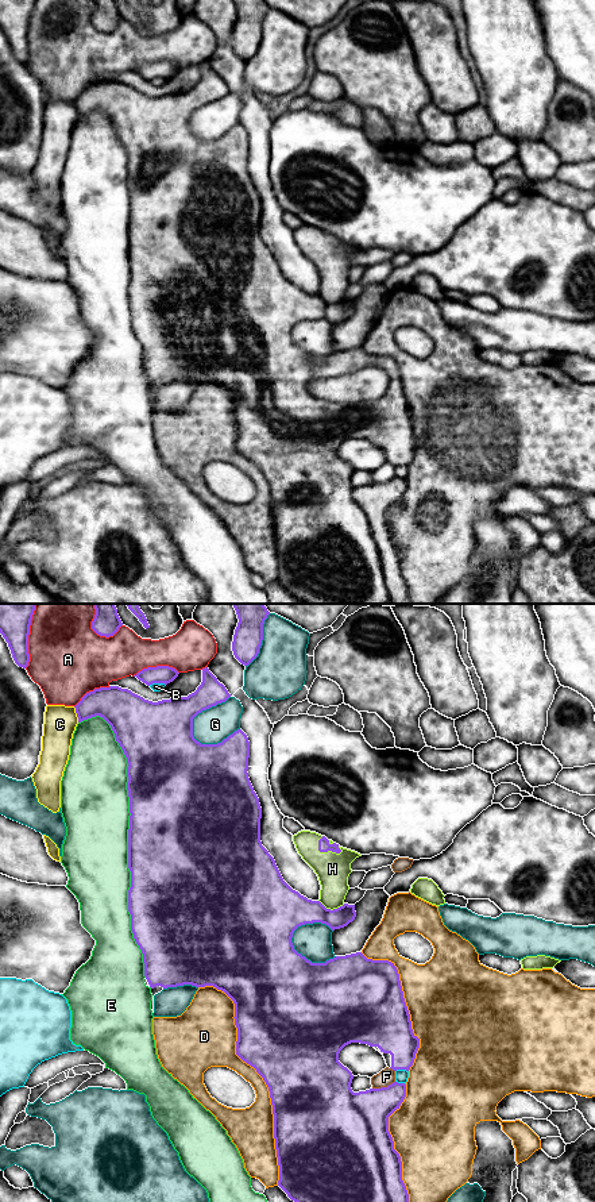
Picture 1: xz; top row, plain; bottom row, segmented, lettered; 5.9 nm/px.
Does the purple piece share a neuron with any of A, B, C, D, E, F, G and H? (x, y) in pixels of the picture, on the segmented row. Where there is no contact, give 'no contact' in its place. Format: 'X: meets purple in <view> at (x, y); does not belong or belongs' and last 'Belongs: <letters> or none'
A: meets purple in xz at (27, 636); does not belong
B: meets purple in xz at (401, 1068); does not belong
C: meets purple in xz at (77, 715); does not belong
D: meets purple in xz at (259, 1074); does not belong
E: meets purple in xz at (128, 844); does not belong
F: meets purple in xz at (383, 1087); does not belong
G: meets purple in xz at (199, 712); does not belong
H: meets purple in xz at (325, 851); belongs
Belongs: H

